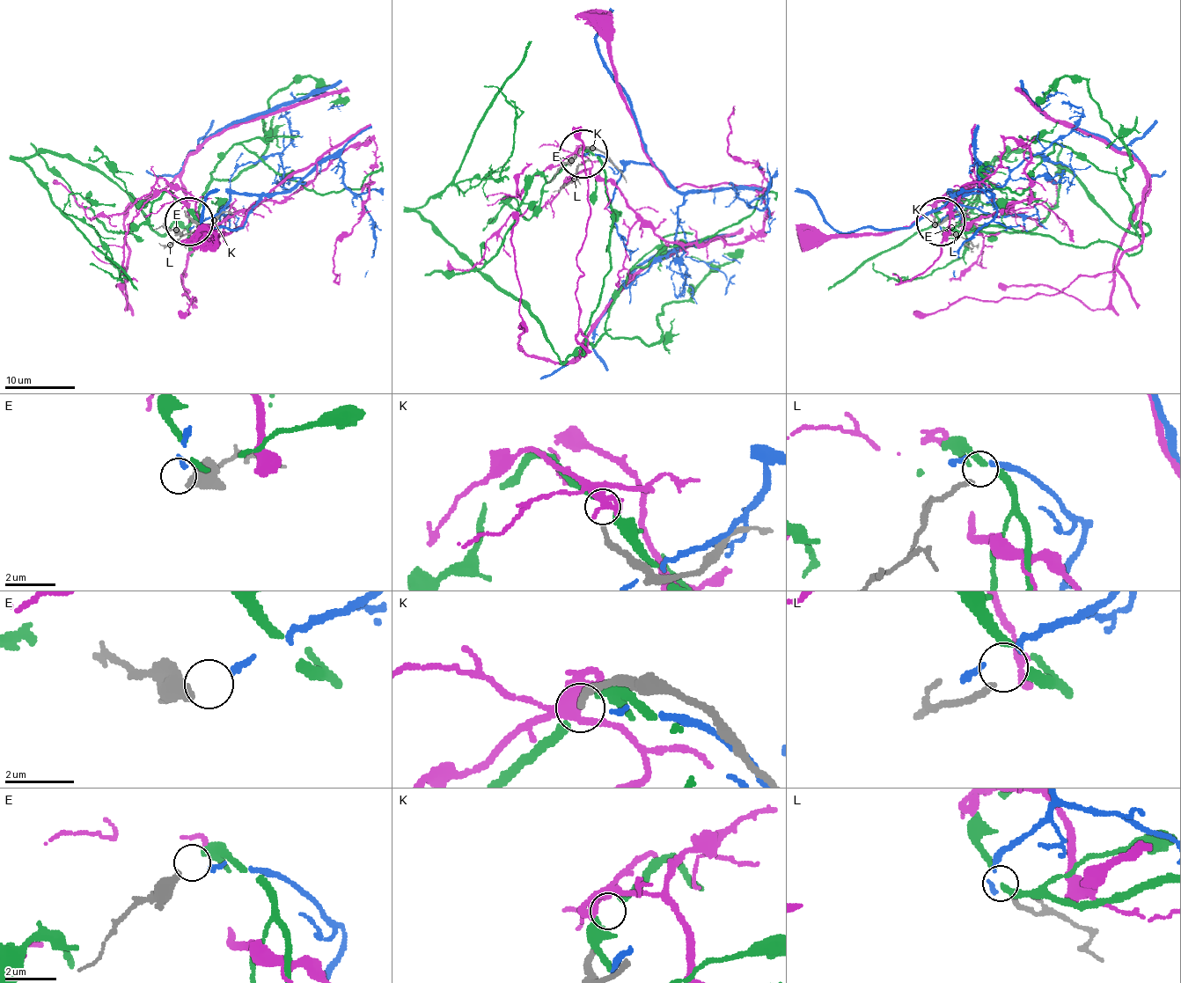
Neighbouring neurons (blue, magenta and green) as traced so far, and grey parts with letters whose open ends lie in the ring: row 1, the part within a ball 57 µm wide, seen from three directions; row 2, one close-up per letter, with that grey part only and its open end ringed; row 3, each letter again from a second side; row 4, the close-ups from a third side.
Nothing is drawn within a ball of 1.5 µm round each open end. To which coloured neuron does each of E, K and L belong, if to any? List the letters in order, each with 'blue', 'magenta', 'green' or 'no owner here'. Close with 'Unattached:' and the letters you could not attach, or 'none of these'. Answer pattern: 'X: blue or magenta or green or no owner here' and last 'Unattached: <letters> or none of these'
E: blue
K: no owner here
L: no owner here
Unattached: K, L

